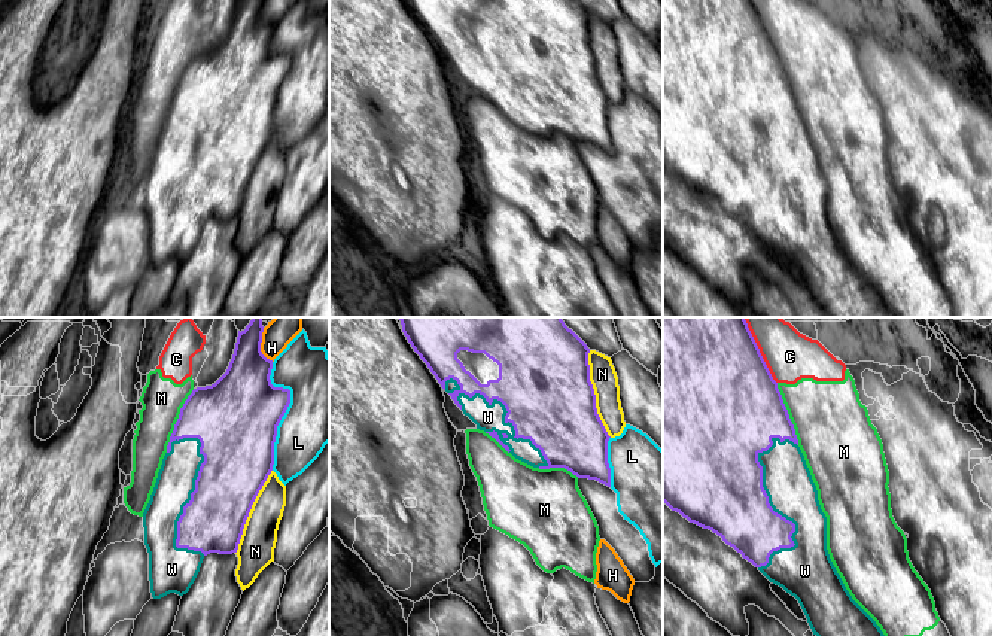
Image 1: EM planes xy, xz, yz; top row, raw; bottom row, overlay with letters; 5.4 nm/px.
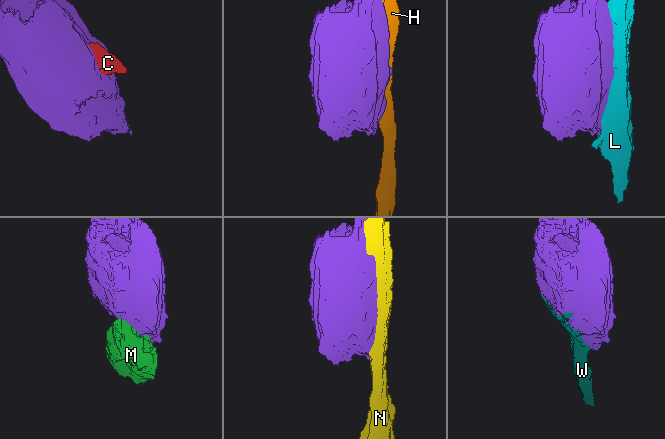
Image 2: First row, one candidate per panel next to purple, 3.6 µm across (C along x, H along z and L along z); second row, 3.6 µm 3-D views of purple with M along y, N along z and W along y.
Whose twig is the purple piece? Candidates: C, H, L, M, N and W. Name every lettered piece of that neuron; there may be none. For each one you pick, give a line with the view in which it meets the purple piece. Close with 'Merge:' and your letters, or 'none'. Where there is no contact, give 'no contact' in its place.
W: contact in xz
Merge: W

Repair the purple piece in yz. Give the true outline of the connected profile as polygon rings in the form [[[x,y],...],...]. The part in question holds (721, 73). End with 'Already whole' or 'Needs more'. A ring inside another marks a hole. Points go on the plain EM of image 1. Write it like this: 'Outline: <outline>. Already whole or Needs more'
Outline: [[[663,0],[663,168],[690,189],[709,195],[751,228],[770,249],[794,262],[813,298],[828,317],[898,317],[876,287],[852,265],[827,216],[827,183],[798,113],[794,91],[752,0]]]. Needs more

